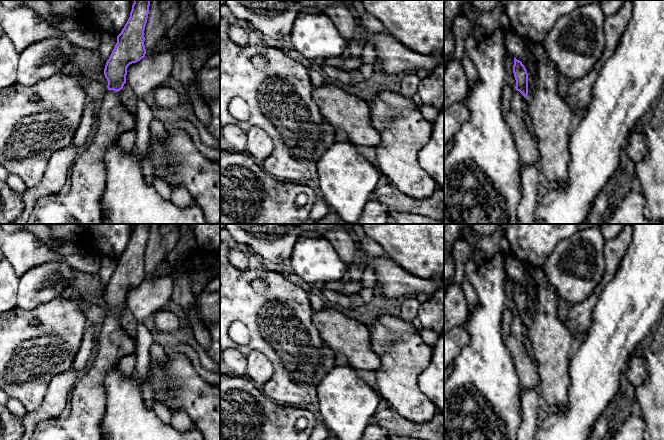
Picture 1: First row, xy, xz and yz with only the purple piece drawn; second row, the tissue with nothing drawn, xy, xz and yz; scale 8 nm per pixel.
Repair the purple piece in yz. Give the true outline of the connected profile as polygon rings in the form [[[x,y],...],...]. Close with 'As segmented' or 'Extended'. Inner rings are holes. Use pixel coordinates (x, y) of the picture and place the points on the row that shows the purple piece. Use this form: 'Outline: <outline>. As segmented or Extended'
Outline: [[[514,57],[513,73],[516,80],[516,92],[511,101],[510,110],[505,115],[505,121],[509,127],[517,151],[519,153],[520,167],[535,164],[539,161],[537,142],[532,137],[524,122],[522,105],[528,95],[528,73],[521,61]]]. Extended

